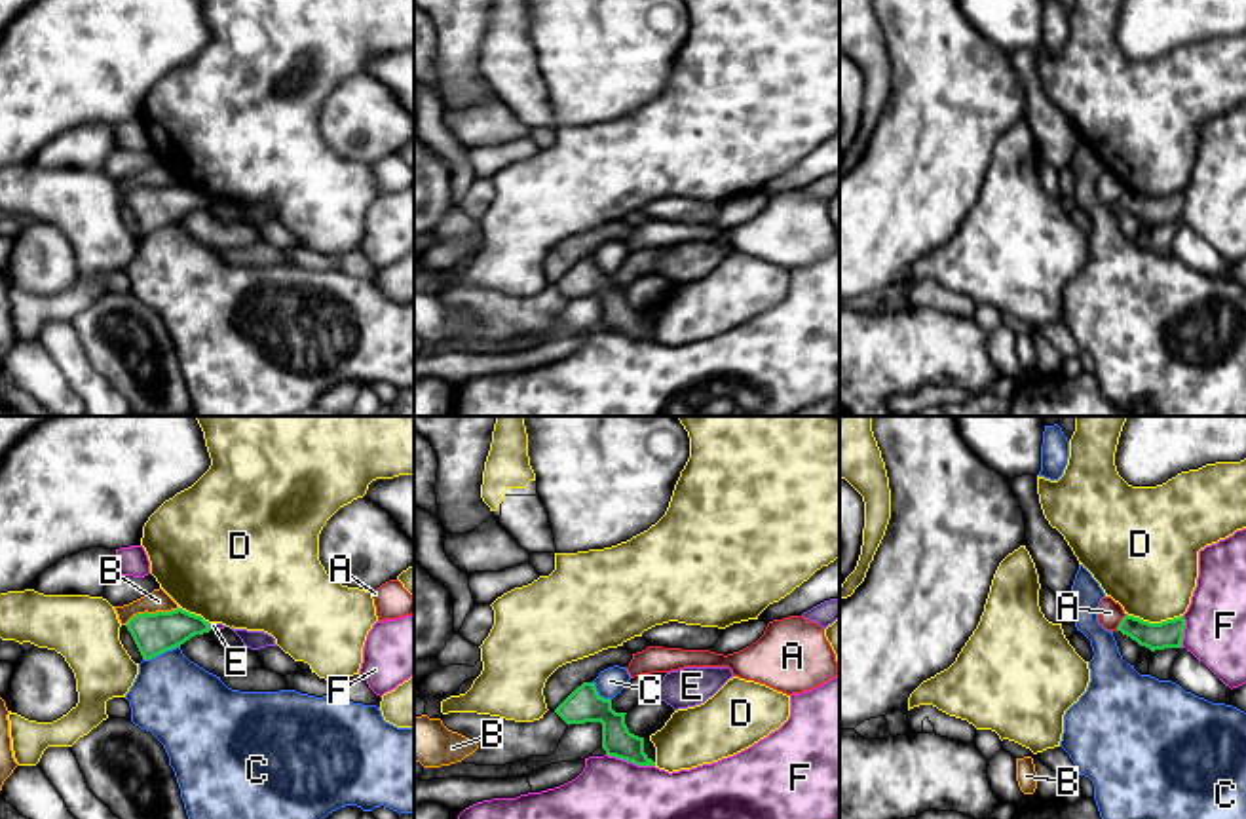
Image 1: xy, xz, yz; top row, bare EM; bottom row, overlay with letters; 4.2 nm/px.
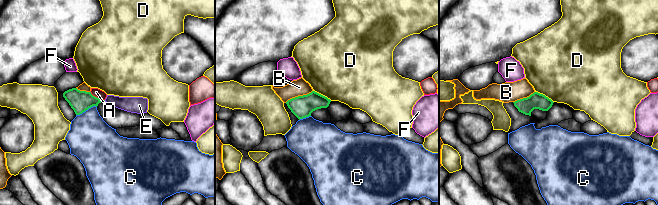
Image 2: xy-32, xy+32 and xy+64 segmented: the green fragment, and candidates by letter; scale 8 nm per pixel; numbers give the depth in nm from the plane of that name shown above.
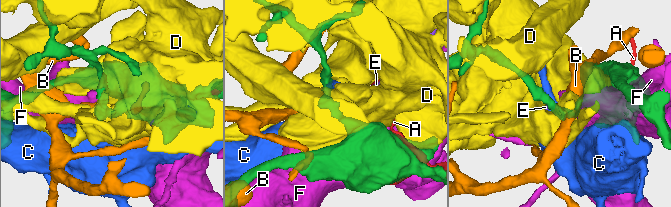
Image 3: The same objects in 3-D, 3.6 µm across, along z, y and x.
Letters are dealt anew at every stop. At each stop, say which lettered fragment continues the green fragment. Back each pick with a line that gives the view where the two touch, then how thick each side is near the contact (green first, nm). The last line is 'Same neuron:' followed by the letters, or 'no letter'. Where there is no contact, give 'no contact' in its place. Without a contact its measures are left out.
Same neuron: no letter

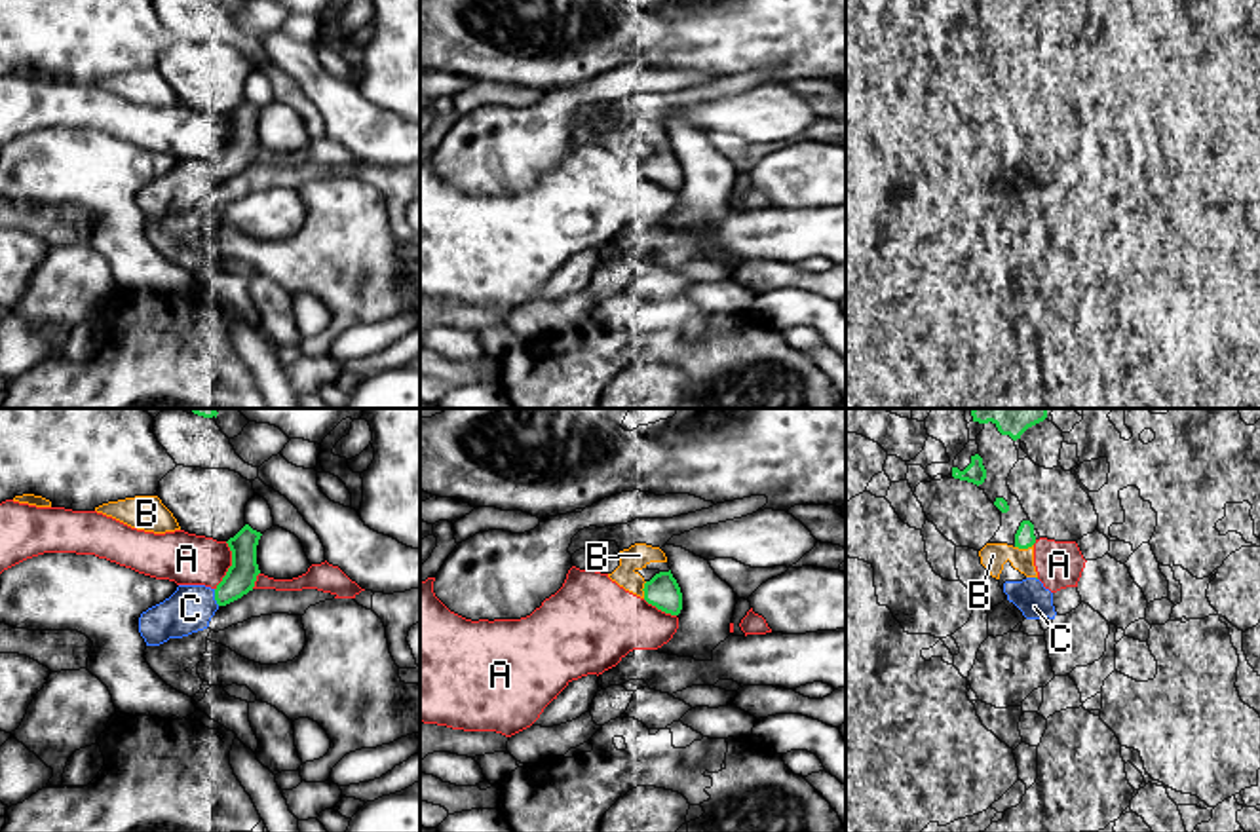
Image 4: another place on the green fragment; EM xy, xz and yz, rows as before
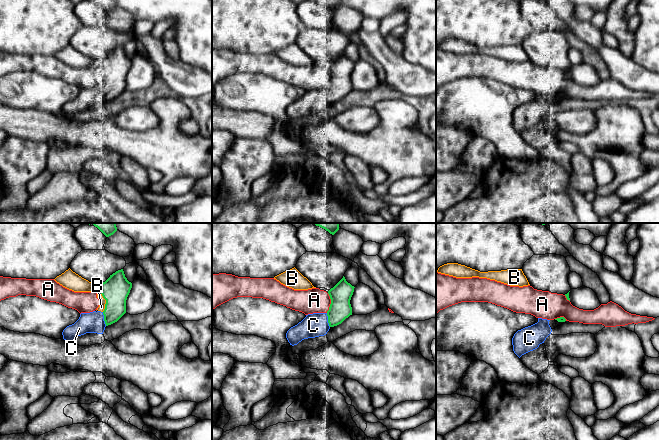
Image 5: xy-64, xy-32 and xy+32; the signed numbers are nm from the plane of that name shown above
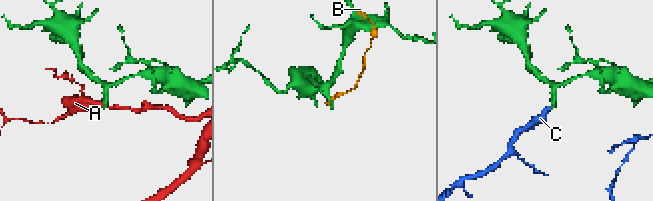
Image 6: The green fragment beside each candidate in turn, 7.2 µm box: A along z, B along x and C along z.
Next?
C: contact in xy; calibres 130 and 190 nm
Same neuron: C

